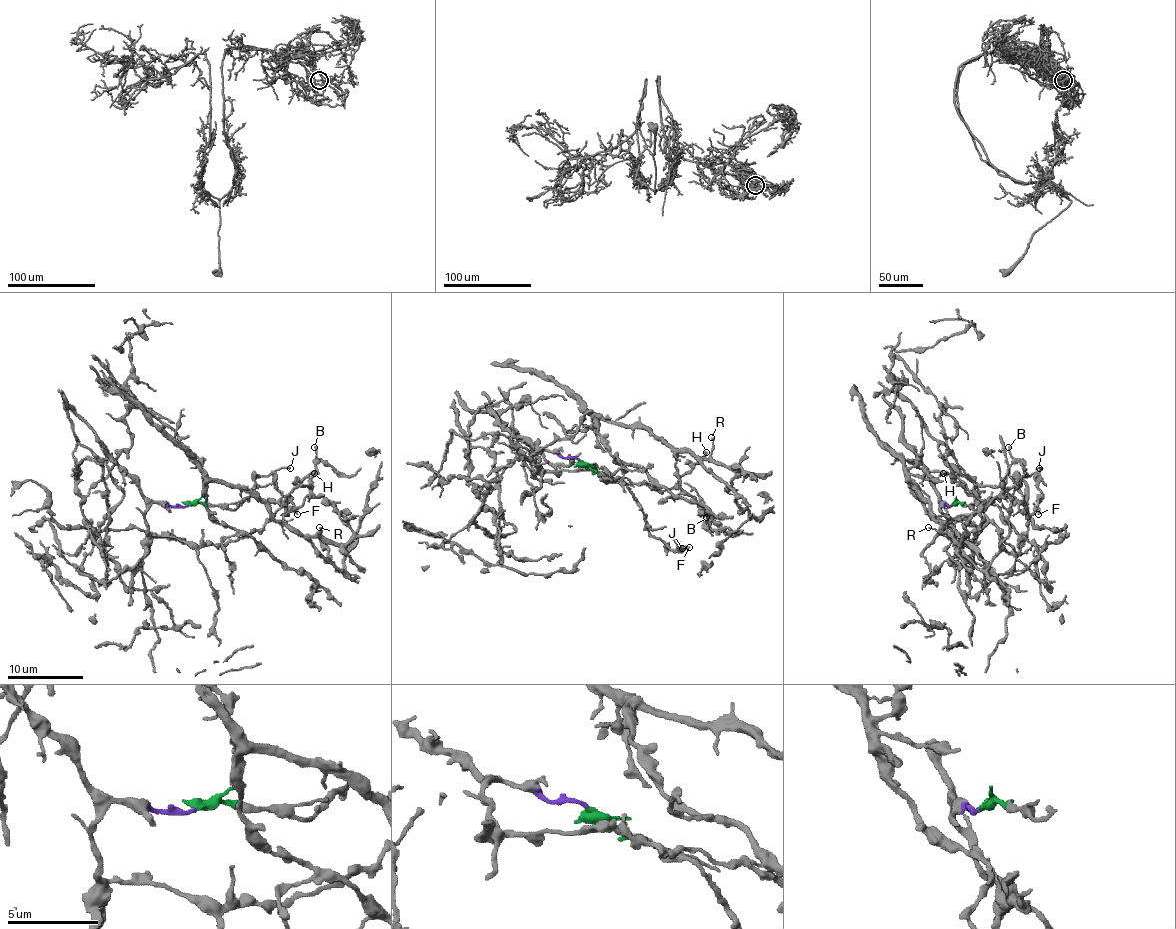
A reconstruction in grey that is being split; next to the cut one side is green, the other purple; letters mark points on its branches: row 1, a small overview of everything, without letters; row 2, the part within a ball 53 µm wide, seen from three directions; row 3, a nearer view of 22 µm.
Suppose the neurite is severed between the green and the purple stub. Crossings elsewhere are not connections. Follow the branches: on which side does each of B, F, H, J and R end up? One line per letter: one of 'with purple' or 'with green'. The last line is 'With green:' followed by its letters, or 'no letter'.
B: with purple
F: with green
H: with purple
J: with green
R: with purple
With green: F, J

